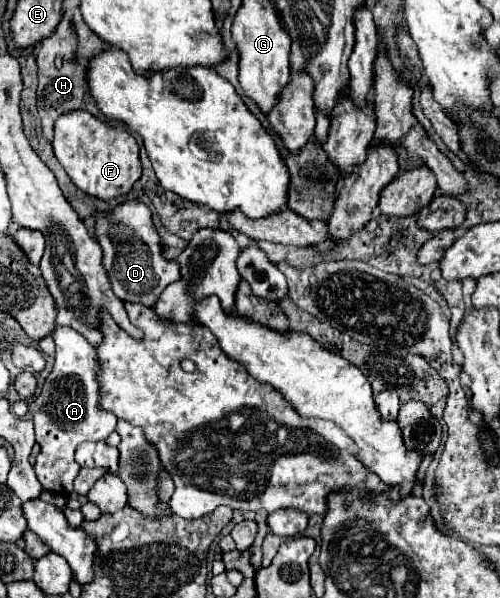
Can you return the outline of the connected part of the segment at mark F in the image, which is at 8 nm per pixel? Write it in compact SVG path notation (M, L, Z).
M72 110L72 114L64 114L64 118L56 120L52 146L58 162L64 166L72 182L82 192L104 202L126 196L132 190L134 182L138 182L142 176L138 144L134 136L124 128L112 128L106 122L100 122L86 110Z

